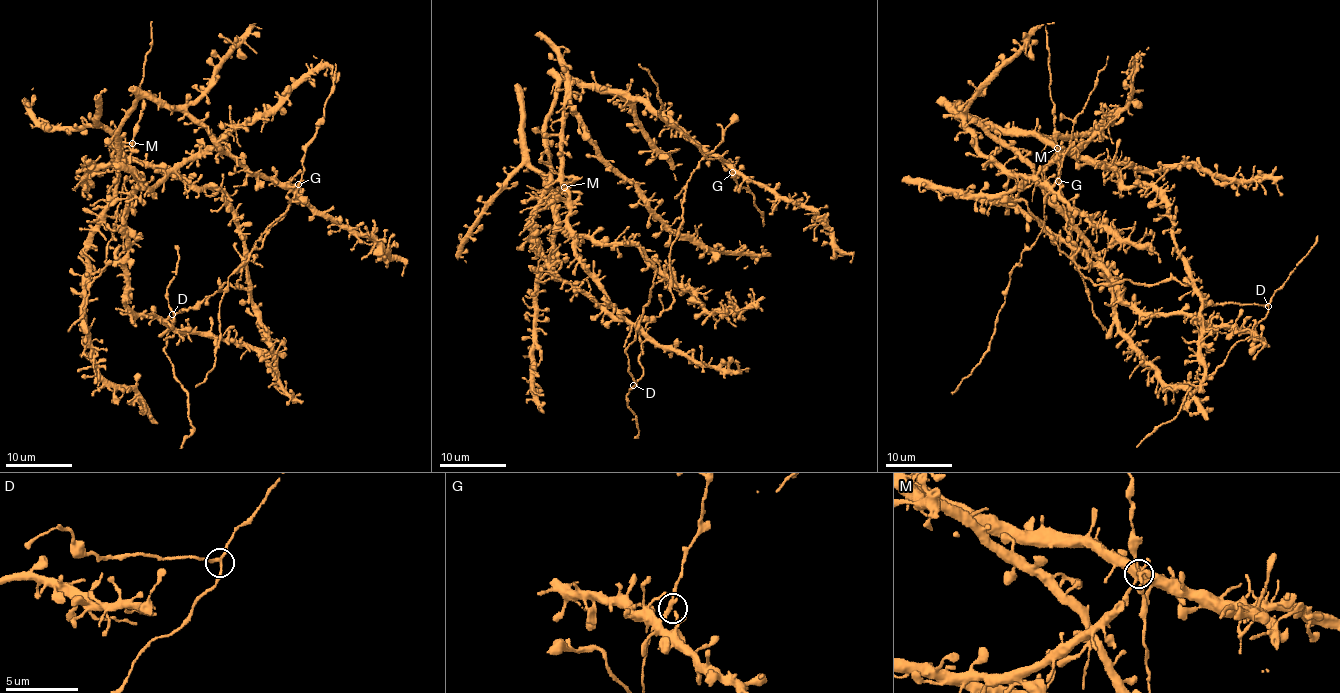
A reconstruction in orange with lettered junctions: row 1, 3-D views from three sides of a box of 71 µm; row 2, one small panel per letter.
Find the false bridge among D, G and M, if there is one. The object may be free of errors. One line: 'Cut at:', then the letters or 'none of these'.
Cut at: M

